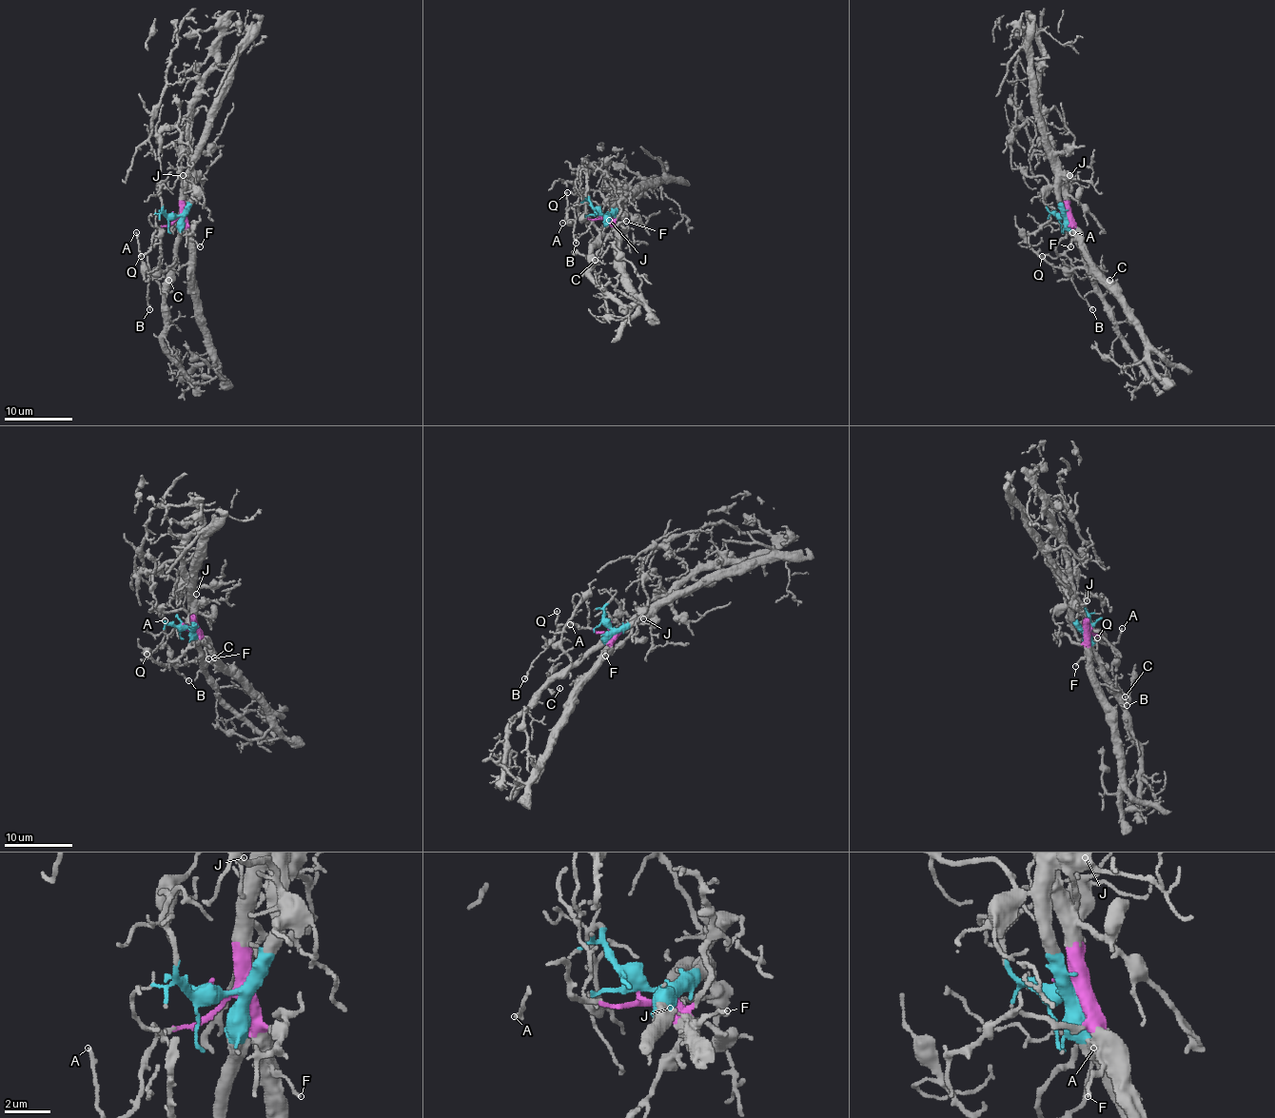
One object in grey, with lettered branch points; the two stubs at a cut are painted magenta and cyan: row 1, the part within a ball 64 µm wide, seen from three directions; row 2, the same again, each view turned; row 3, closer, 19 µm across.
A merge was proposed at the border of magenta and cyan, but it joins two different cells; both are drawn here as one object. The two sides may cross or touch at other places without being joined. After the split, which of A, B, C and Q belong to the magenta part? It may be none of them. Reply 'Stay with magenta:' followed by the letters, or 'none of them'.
Stay with magenta: A, B, Q

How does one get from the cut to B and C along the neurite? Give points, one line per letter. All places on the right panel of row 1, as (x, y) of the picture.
B: (1064, 213), (1069, 220), (1069, 228), (1056, 248), (1070, 261), (1070, 280), (1092, 310)
C: (1064, 213), (1092, 284), (1103, 295), (1112, 286), (1109, 280)

